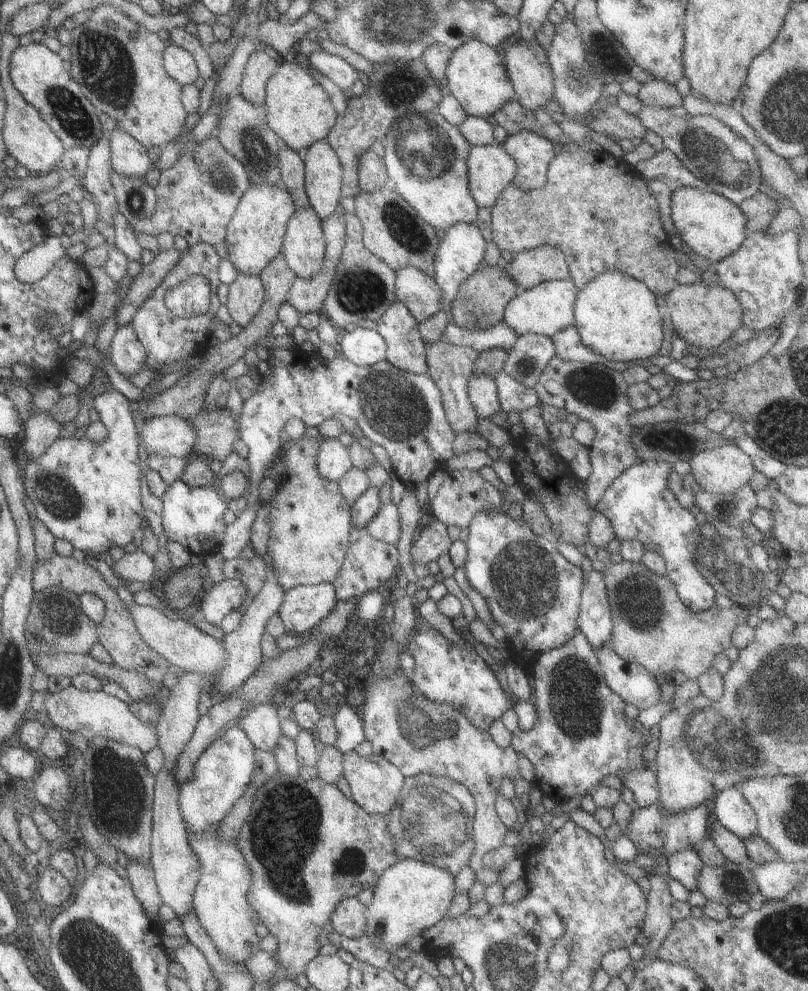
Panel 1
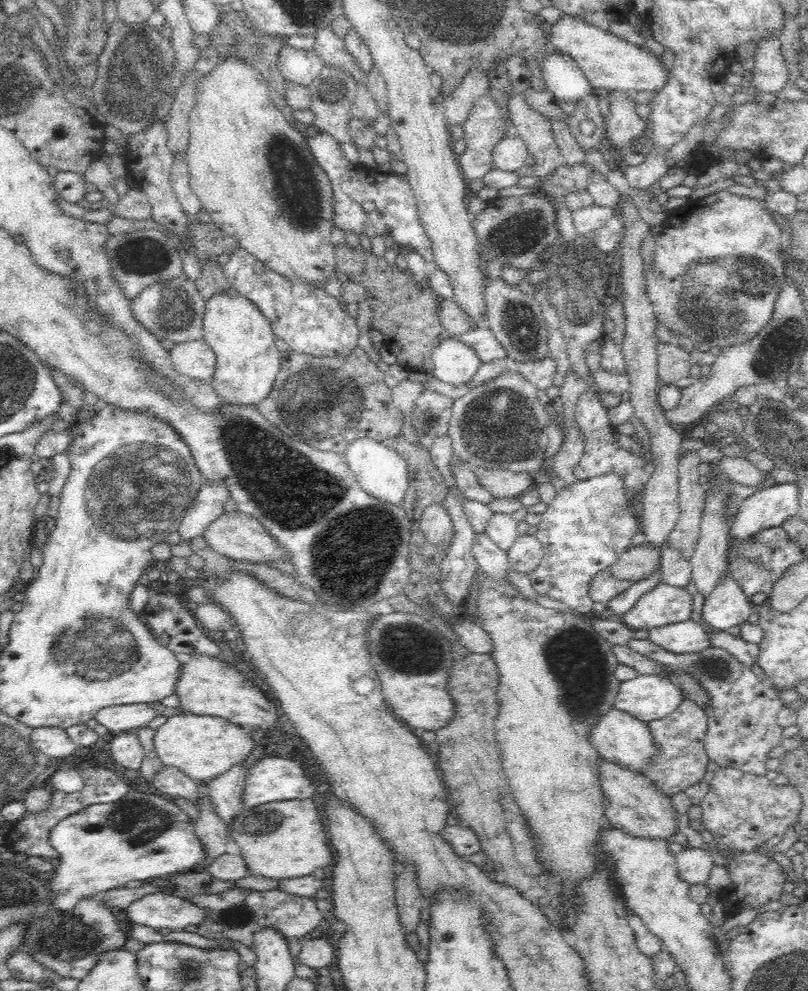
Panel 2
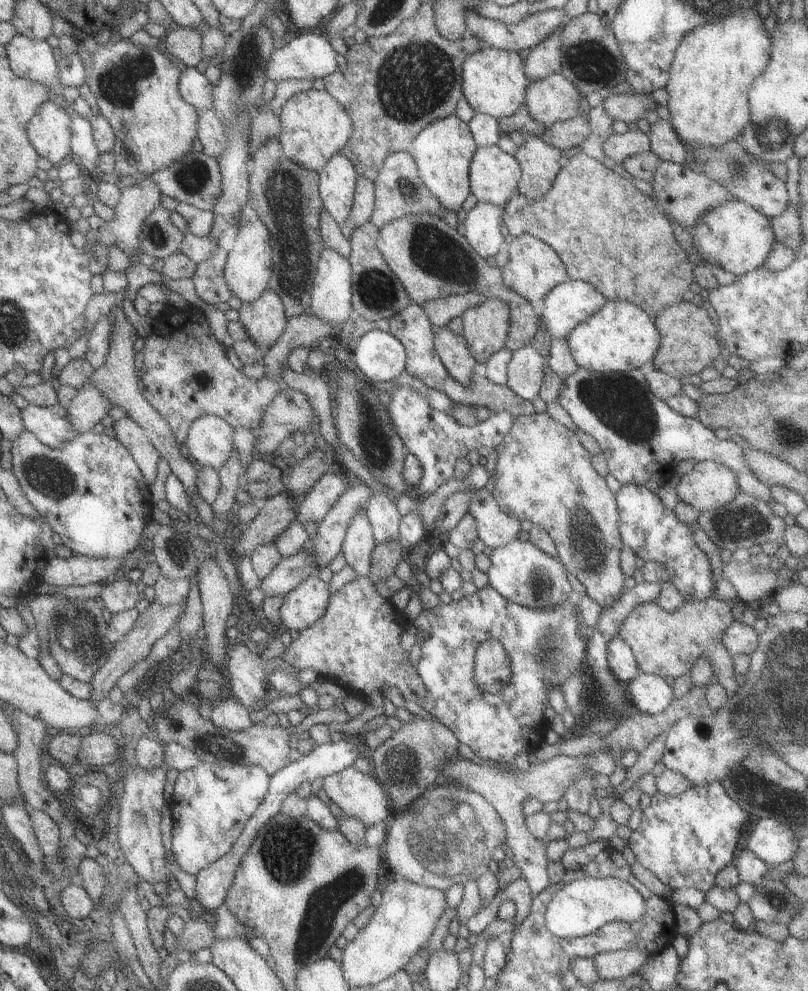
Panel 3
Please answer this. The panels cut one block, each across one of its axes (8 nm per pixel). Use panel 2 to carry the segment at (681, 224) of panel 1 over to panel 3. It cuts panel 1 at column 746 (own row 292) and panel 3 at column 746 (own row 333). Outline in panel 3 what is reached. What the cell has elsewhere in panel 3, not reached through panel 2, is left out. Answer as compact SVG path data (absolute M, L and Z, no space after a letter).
M737 199L728 200L704 212L690 232L698 257L709 266L720 266L736 276L759 268L776 242L769 219Z

